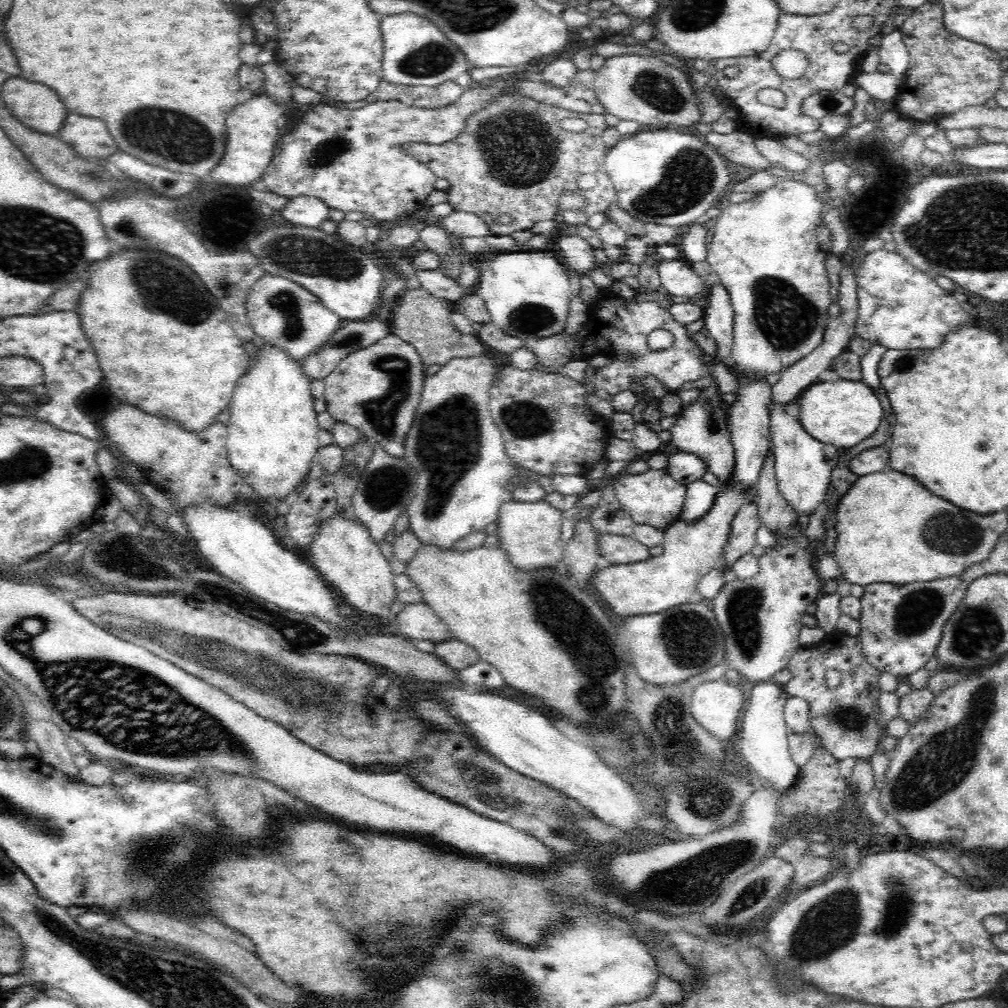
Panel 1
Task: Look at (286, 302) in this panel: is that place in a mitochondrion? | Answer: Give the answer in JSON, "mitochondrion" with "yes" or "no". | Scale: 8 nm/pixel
{"mitochondrion":"yes"}

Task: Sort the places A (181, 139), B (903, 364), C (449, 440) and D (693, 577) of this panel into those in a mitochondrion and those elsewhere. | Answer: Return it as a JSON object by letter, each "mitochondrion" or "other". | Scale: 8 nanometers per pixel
{"A":"mitochondrion","B":"mitochondrion","C":"mitochondrion","D":"other"}

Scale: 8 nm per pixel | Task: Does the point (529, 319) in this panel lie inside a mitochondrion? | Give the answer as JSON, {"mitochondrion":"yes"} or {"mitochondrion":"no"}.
{"mitochondrion":"yes"}

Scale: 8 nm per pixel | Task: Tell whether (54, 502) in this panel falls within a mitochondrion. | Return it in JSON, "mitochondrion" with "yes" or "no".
{"mitochondrion":"no"}

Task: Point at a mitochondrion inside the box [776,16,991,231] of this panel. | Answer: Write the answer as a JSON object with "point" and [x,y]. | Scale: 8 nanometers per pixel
{"point":[829,103]}

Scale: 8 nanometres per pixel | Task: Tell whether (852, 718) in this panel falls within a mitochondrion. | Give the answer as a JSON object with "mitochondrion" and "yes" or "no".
{"mitochondrion":"yes"}

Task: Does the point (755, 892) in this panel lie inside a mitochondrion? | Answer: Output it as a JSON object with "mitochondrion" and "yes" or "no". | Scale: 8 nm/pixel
{"mitochondrion":"yes"}

